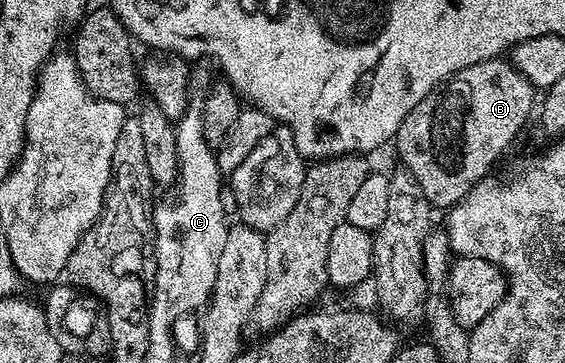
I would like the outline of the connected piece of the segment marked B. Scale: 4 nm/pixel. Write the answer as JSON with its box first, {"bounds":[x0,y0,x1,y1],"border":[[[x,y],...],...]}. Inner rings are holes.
{"bounds":[395,59,535,211],"border":[[[494,59],[492,61],[484,61],[483,63],[475,63],[471,67],[467,67],[463,71],[453,74],[448,81],[437,86],[425,96],[424,99],[414,109],[409,112],[407,119],[403,119],[403,123],[399,127],[395,138],[395,146],[397,145],[397,153],[401,156],[400,164],[404,168],[408,169],[411,175],[415,175],[415,179],[419,183],[419,187],[423,187],[423,195],[427,195],[430,206],[436,207],[437,205],[442,211],[448,211],[457,205],[461,200],[468,195],[476,185],[490,174],[493,164],[500,159],[505,153],[505,148],[516,139],[521,133],[521,128],[529,121],[529,116],[534,116],[535,113],[535,101],[533,105],[533,96],[535,96],[535,90],[533,84],[524,77],[524,75],[515,68],[508,60]]]}

